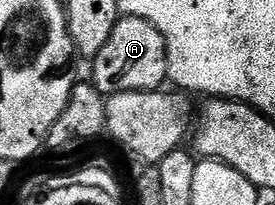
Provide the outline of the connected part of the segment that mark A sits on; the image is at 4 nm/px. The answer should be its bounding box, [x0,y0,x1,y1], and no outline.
[92,16,168,95]

